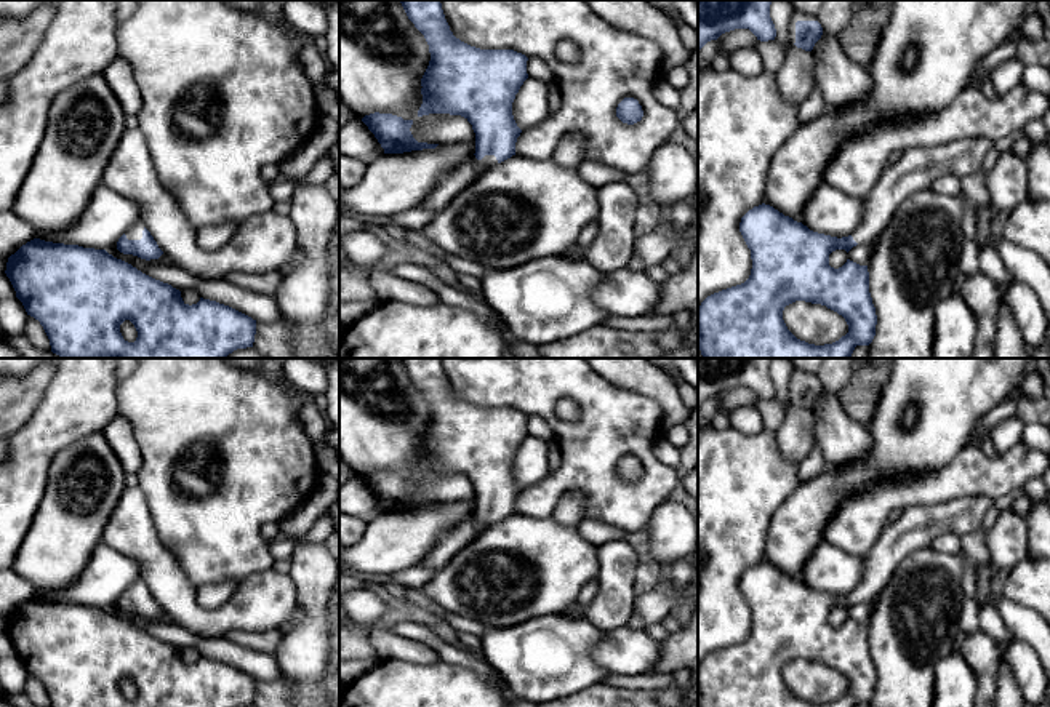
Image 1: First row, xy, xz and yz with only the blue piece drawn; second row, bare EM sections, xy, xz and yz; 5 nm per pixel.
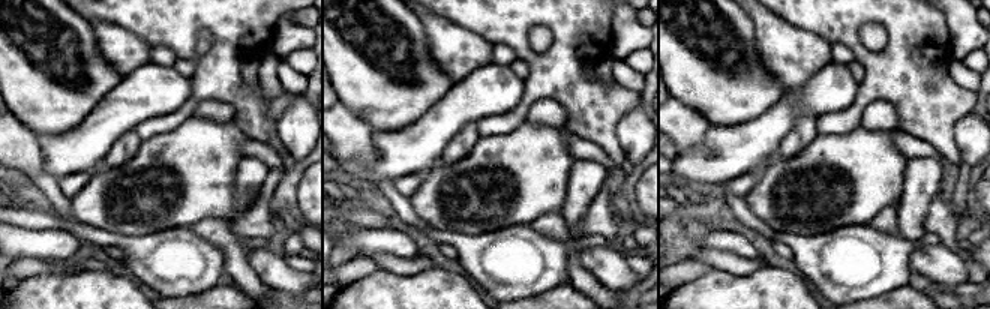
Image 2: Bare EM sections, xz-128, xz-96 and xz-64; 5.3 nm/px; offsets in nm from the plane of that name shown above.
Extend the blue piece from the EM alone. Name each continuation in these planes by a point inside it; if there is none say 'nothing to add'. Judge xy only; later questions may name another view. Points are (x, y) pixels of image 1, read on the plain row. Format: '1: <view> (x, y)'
1: xy (135, 591)

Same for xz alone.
1: xz (487, 520)

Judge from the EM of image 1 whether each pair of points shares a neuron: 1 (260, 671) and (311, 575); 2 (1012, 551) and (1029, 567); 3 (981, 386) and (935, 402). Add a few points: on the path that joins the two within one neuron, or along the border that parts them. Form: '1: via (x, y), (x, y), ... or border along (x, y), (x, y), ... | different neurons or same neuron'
1: border along (272, 655), (280, 679) | different neurons
2: border along (1026, 555), (1009, 573) | different neurons
3: via (970, 386), (951, 386), (946, 391) | same neuron

